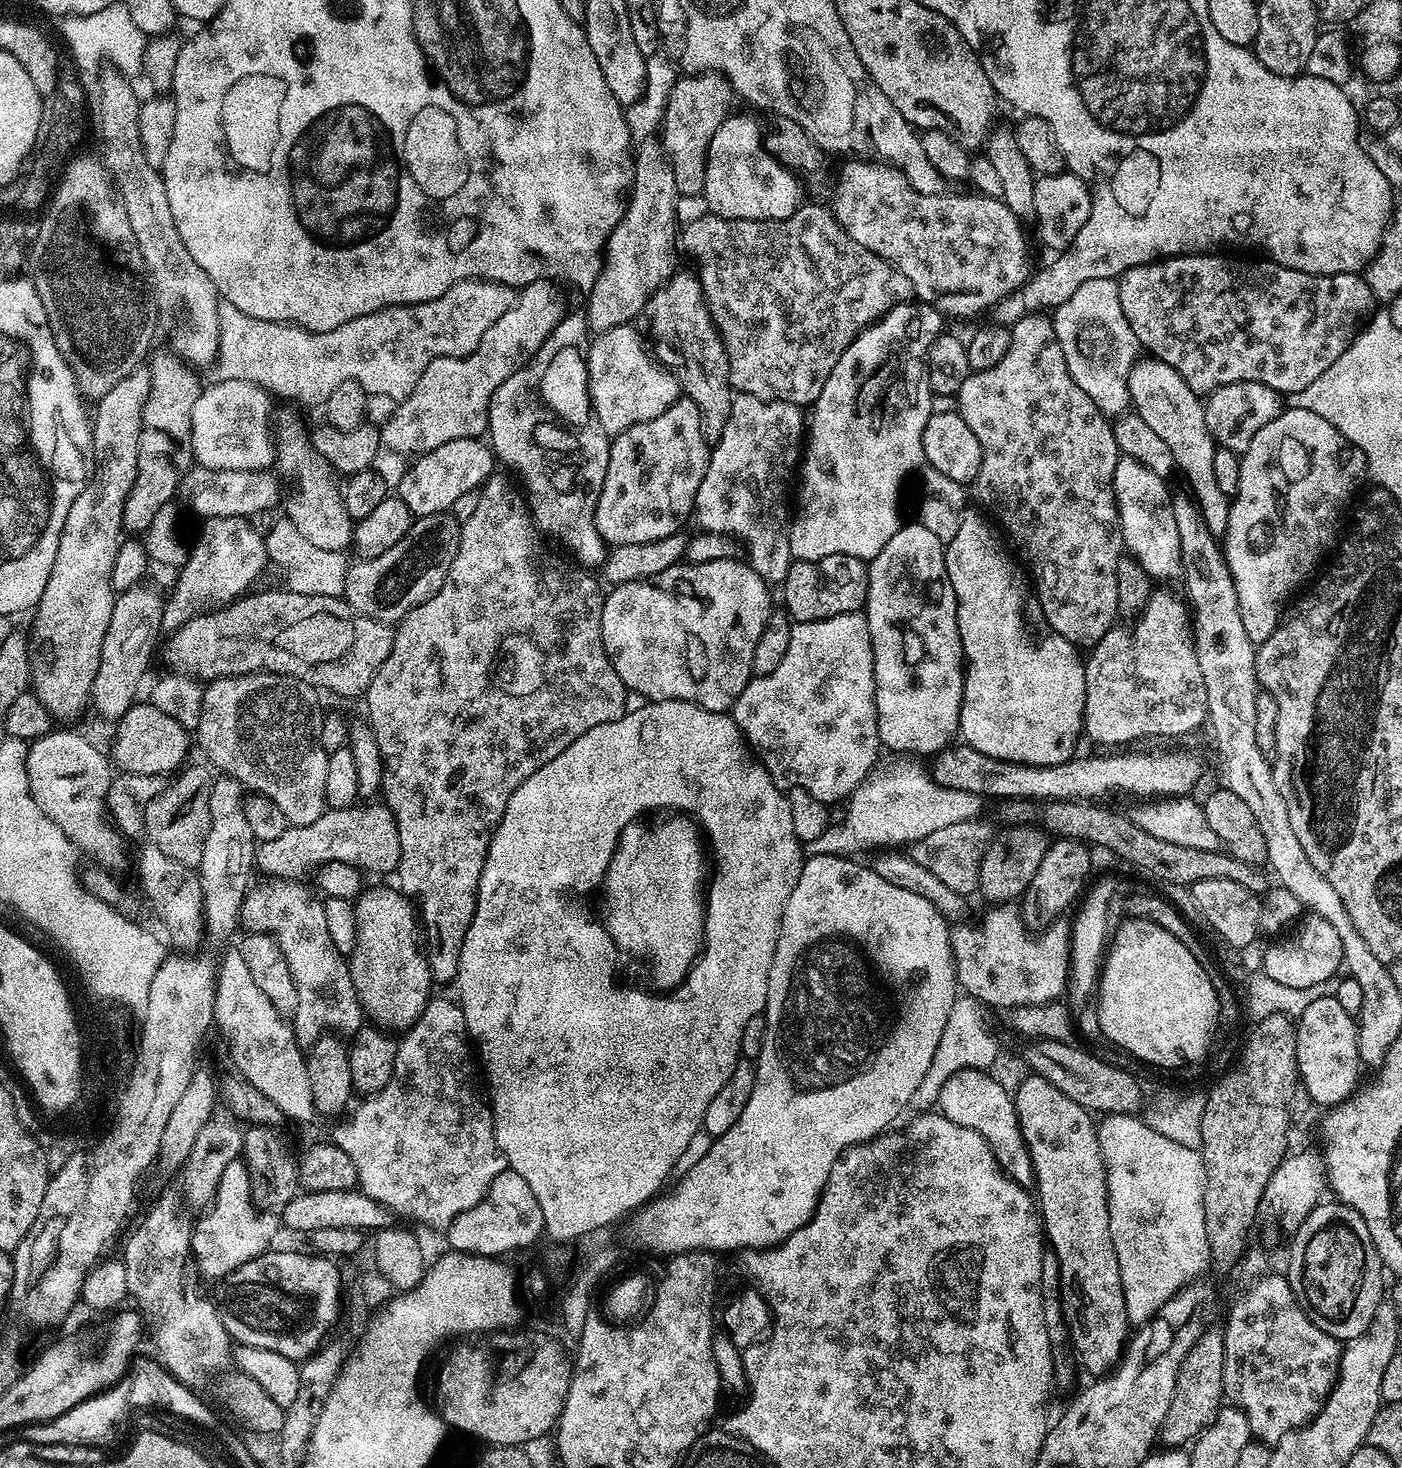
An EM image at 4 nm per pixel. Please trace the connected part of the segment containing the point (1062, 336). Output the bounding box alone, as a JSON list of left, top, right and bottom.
[1052,278,1142,418]

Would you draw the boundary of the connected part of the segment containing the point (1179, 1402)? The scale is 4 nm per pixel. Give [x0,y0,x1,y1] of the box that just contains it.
[1158,1327,1225,1450]

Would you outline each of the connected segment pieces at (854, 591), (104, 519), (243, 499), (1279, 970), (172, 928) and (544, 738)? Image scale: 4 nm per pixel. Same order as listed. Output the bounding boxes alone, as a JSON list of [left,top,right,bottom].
[[782,556,868,624],[28,366,150,721],[178,466,281,518],[1262,914,1344,988],[136,843,206,950],[366,474,628,985]]

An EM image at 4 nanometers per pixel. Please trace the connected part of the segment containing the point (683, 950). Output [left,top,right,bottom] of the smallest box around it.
[606,819,706,989]

